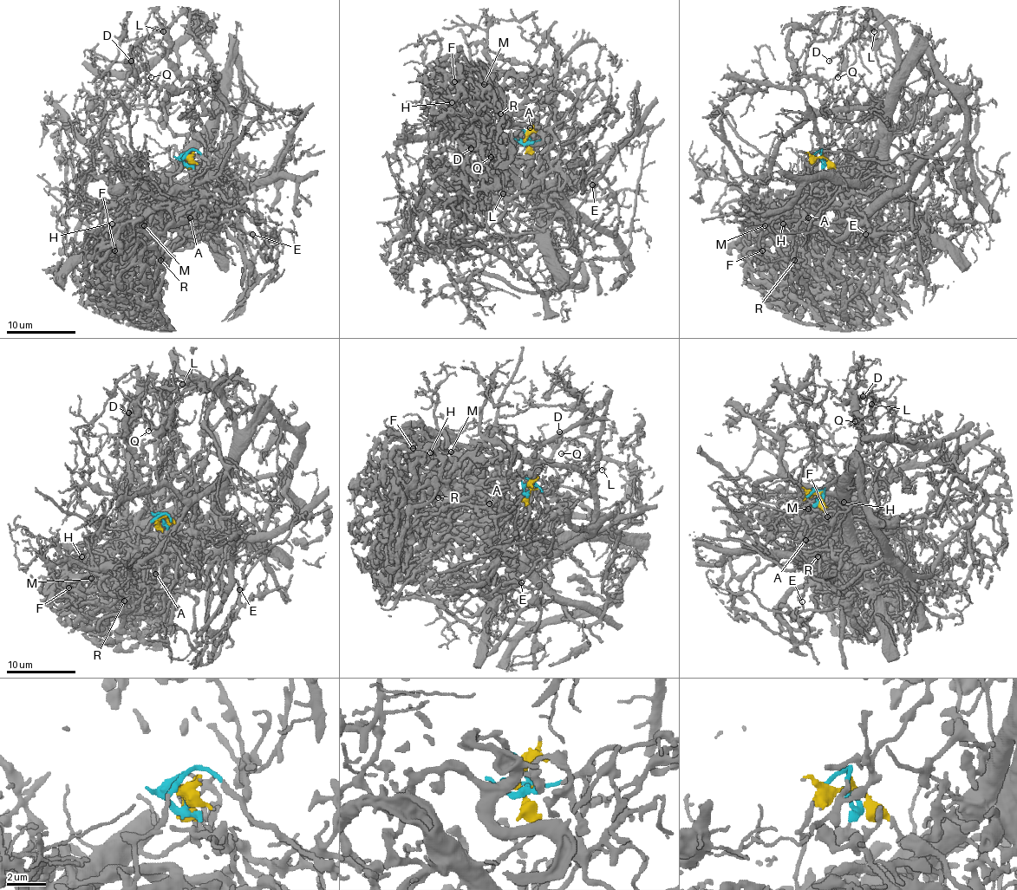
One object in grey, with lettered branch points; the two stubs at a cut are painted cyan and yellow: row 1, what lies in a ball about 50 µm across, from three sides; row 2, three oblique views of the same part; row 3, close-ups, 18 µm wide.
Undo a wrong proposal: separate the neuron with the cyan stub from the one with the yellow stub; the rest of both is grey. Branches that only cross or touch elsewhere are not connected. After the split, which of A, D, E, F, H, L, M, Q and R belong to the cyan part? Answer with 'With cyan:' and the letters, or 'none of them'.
With cyan: A, E, F, H, M, R

